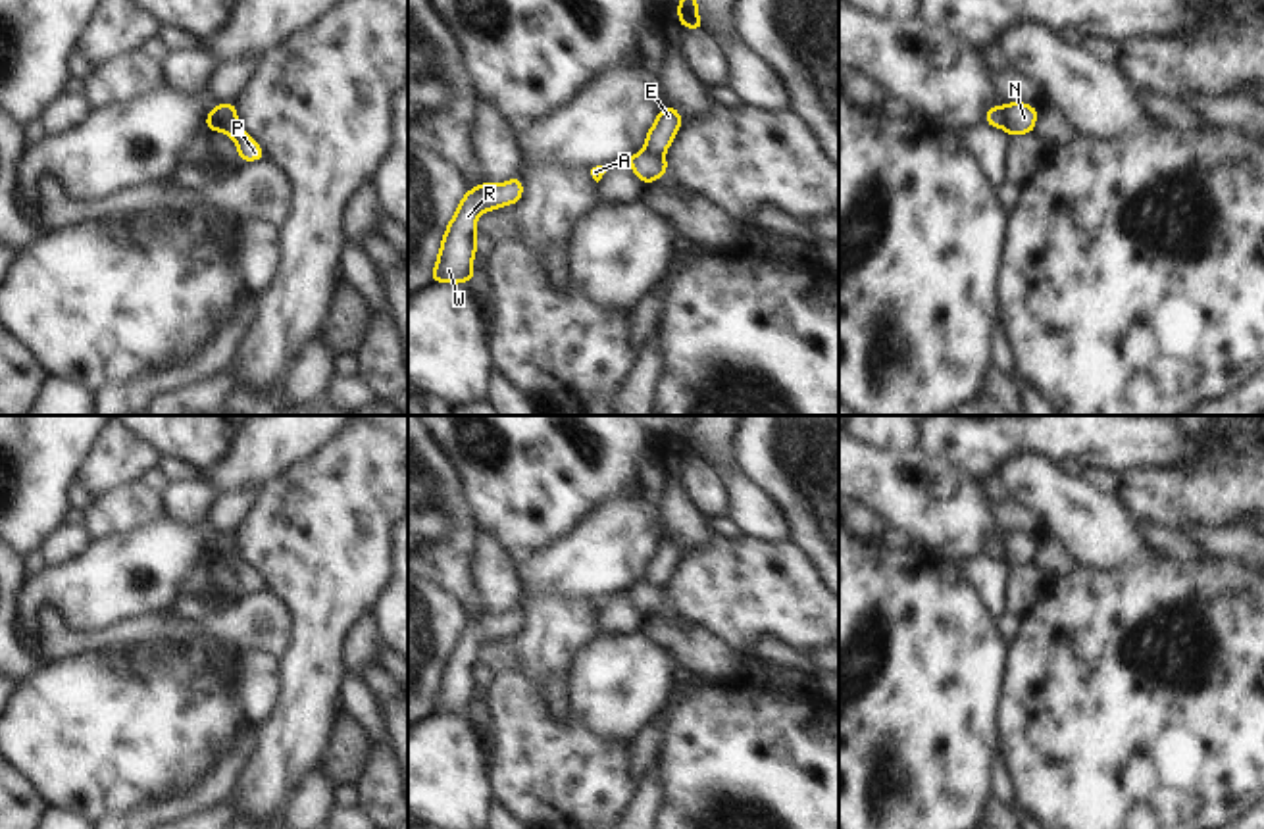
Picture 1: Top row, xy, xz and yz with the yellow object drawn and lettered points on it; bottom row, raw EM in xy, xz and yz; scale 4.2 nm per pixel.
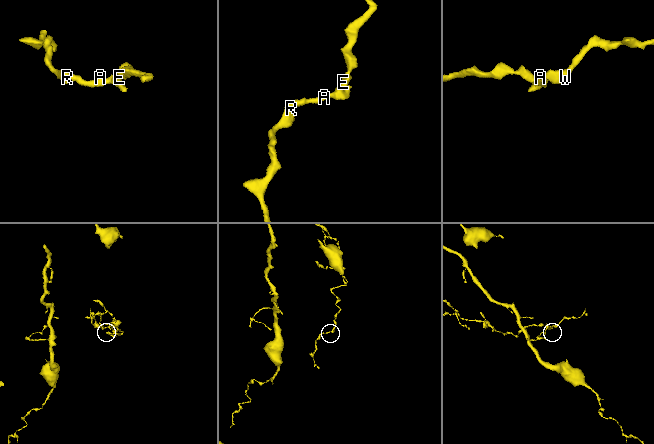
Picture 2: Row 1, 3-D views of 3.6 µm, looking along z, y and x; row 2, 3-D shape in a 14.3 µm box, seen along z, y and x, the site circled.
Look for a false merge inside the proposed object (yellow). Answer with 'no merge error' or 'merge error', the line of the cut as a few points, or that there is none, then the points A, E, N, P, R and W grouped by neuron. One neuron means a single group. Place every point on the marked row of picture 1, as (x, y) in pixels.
merge error; cut in xy along (208, 120), (218, 125), (237, 124); A N P R W / E

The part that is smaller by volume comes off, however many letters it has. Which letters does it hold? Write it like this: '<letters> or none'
A, N, P, R, W

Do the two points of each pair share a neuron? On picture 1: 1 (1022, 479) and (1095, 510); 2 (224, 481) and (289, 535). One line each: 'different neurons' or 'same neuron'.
1: same neuron
2: different neurons

